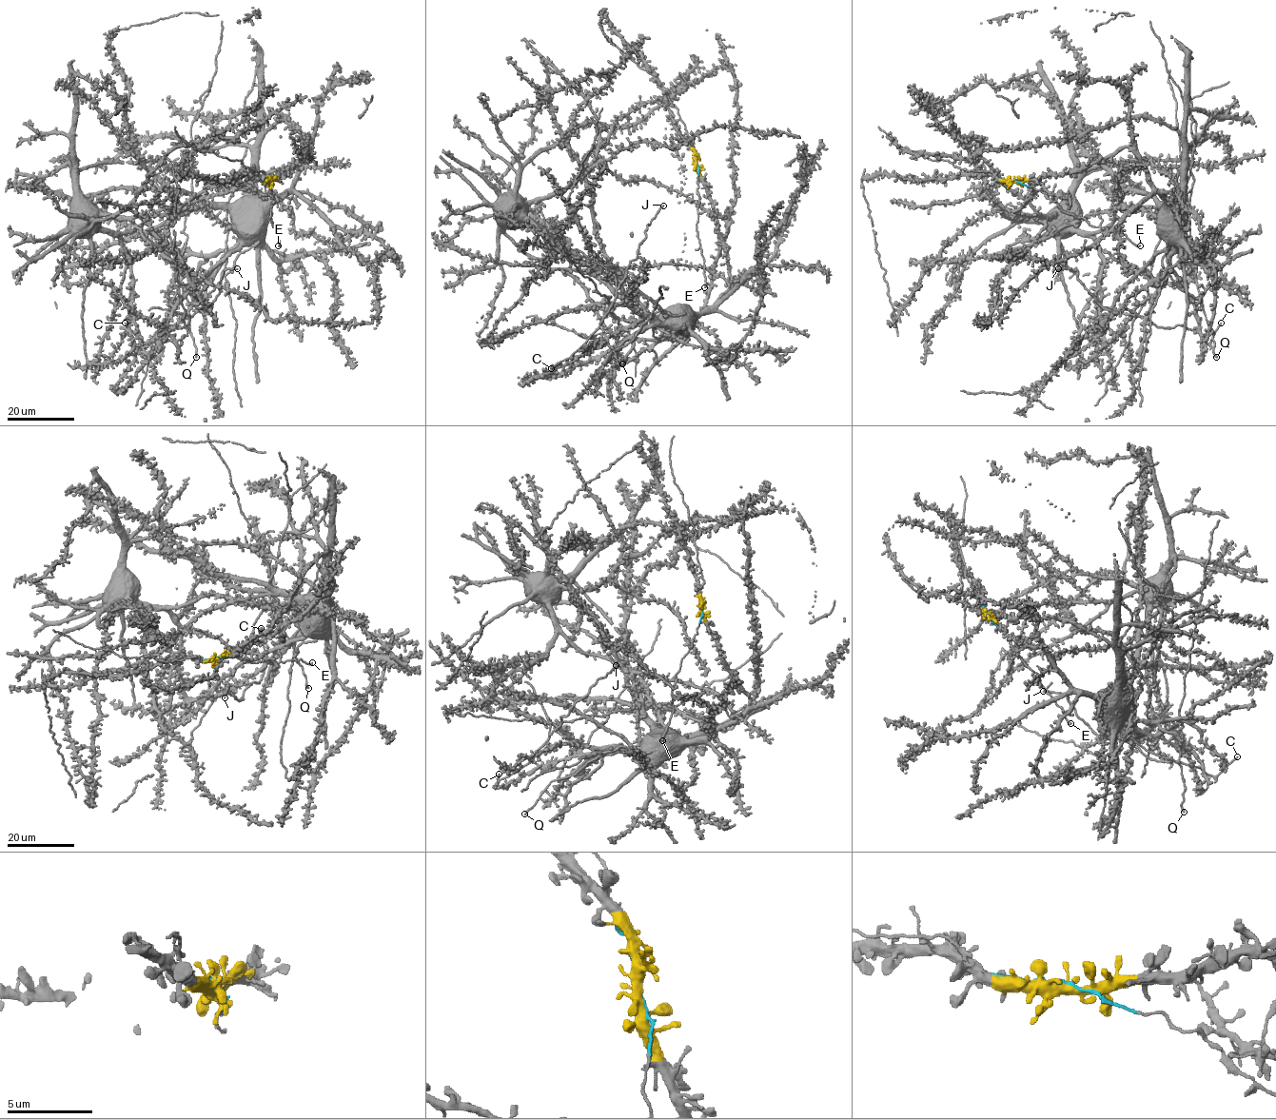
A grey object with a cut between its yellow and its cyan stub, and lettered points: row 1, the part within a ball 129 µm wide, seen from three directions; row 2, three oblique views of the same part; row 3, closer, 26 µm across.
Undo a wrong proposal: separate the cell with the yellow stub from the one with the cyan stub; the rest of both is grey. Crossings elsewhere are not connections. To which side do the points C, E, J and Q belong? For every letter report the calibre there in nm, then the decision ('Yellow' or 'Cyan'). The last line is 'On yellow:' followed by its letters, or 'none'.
C: Thickness 160 nm. Yellow
E: Thickness 190 nm. Cyan
J: Thickness 240 nm. Yellow
Q: Thickness 260 nm. Yellow
On yellow: C, J, Q

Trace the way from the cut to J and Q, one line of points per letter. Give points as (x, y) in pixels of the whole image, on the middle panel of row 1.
J: (696, 162), (727, 258), (731, 286), (689, 324), (676, 326), (639, 315), (618, 283), (663, 206)
Q: (696, 162), (731, 286), (698, 313), (669, 318), (656, 312), (615, 350), (621, 363)

